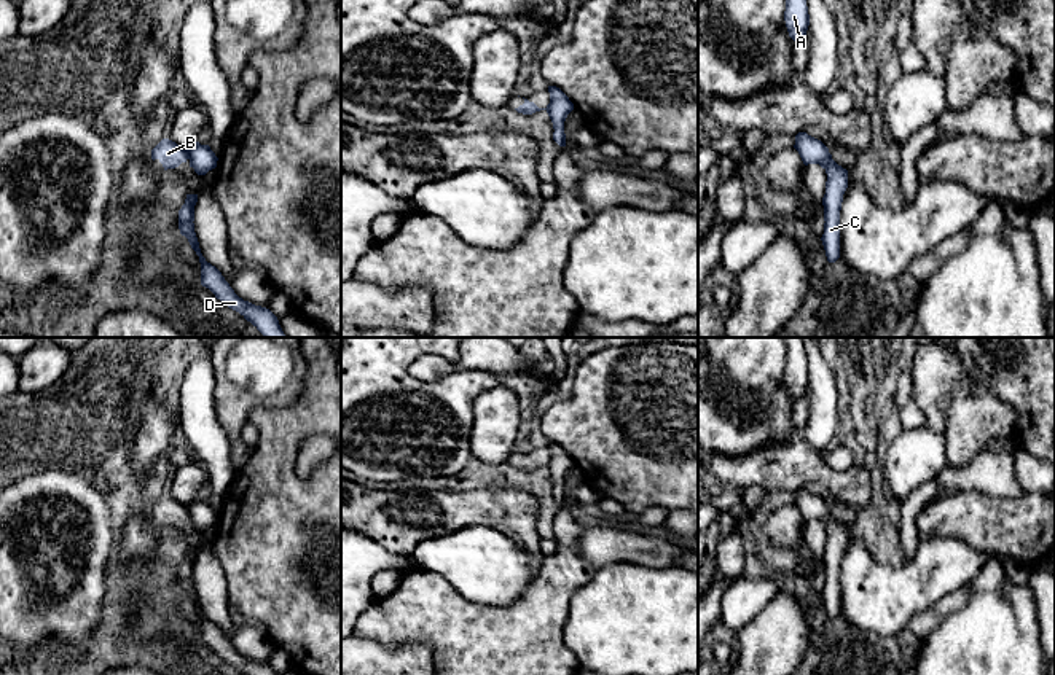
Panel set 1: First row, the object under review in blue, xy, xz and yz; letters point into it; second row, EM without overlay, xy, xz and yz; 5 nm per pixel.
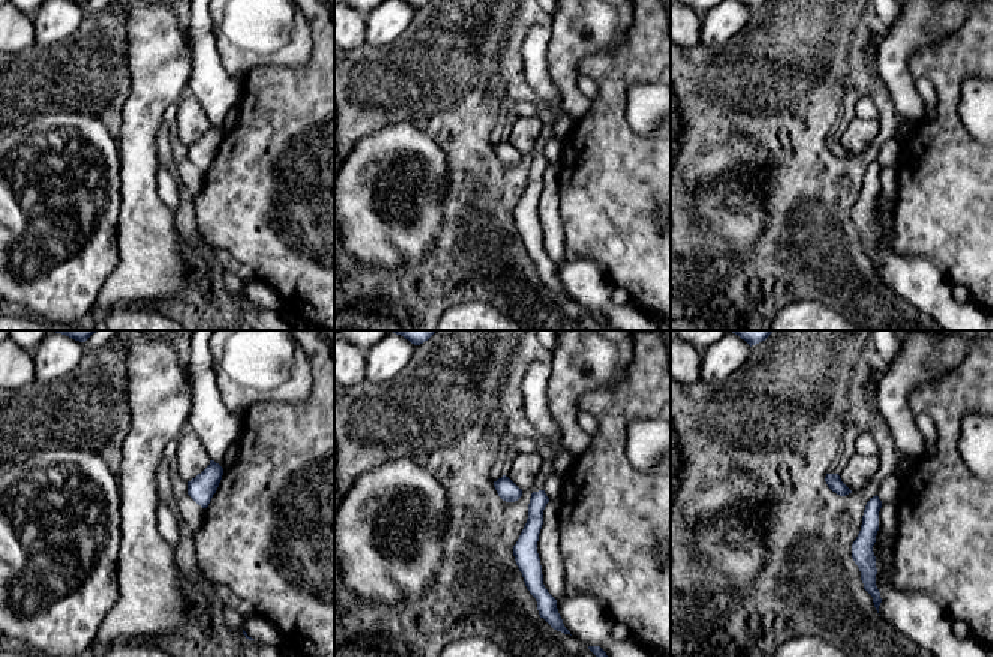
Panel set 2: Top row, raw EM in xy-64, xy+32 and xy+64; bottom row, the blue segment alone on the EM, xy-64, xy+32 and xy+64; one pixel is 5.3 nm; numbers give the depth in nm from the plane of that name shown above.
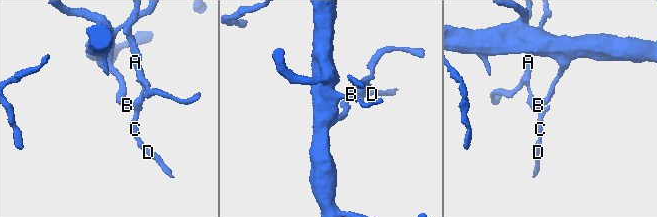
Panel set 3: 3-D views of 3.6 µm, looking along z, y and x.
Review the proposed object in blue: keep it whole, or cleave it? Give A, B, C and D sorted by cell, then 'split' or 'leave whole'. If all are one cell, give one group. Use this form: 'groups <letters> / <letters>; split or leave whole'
groups A C D / B; split

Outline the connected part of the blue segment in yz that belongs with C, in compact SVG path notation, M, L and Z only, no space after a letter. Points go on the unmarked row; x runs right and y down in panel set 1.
M798 489L795 492L794 505L798 508L805 522L819 521L826 525L827 538L822 554L826 579L821 597L827 618L835 619L840 615L840 567L843 551L848 544L848 527L832 516L829 505L821 497L806 489Z

